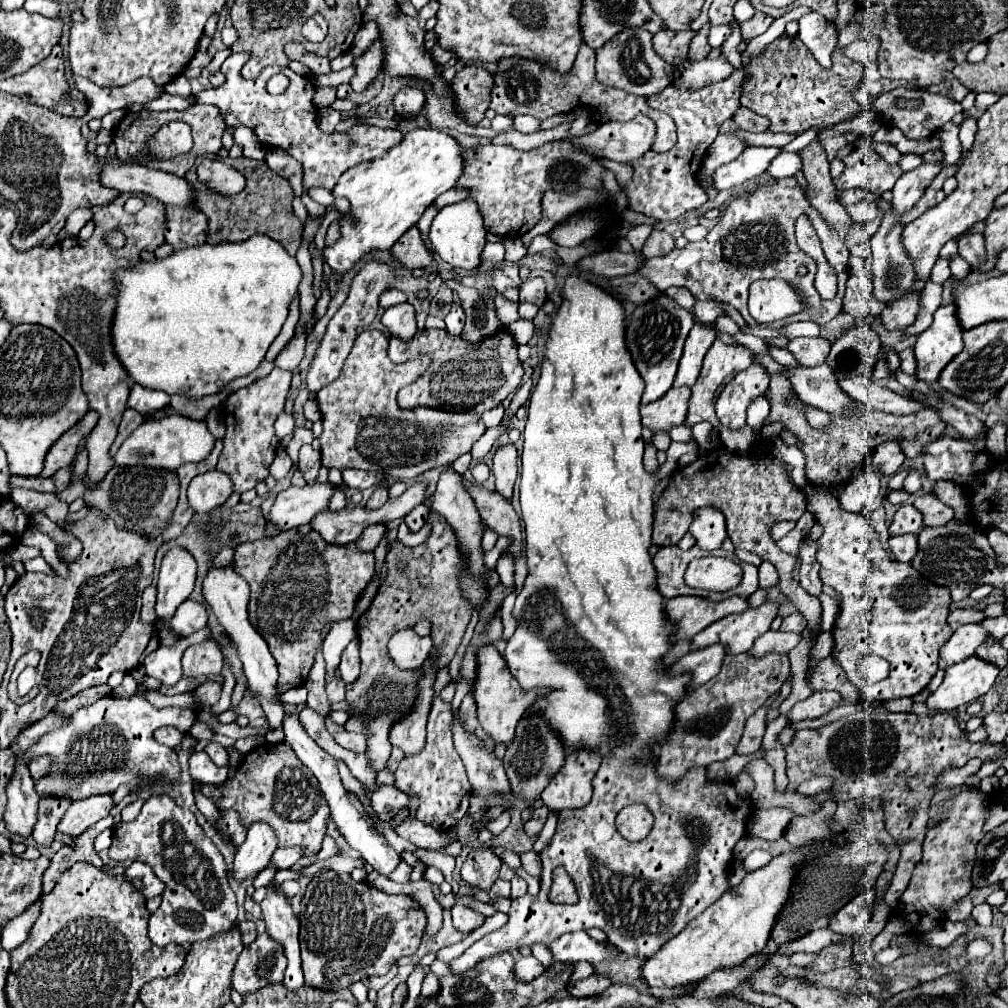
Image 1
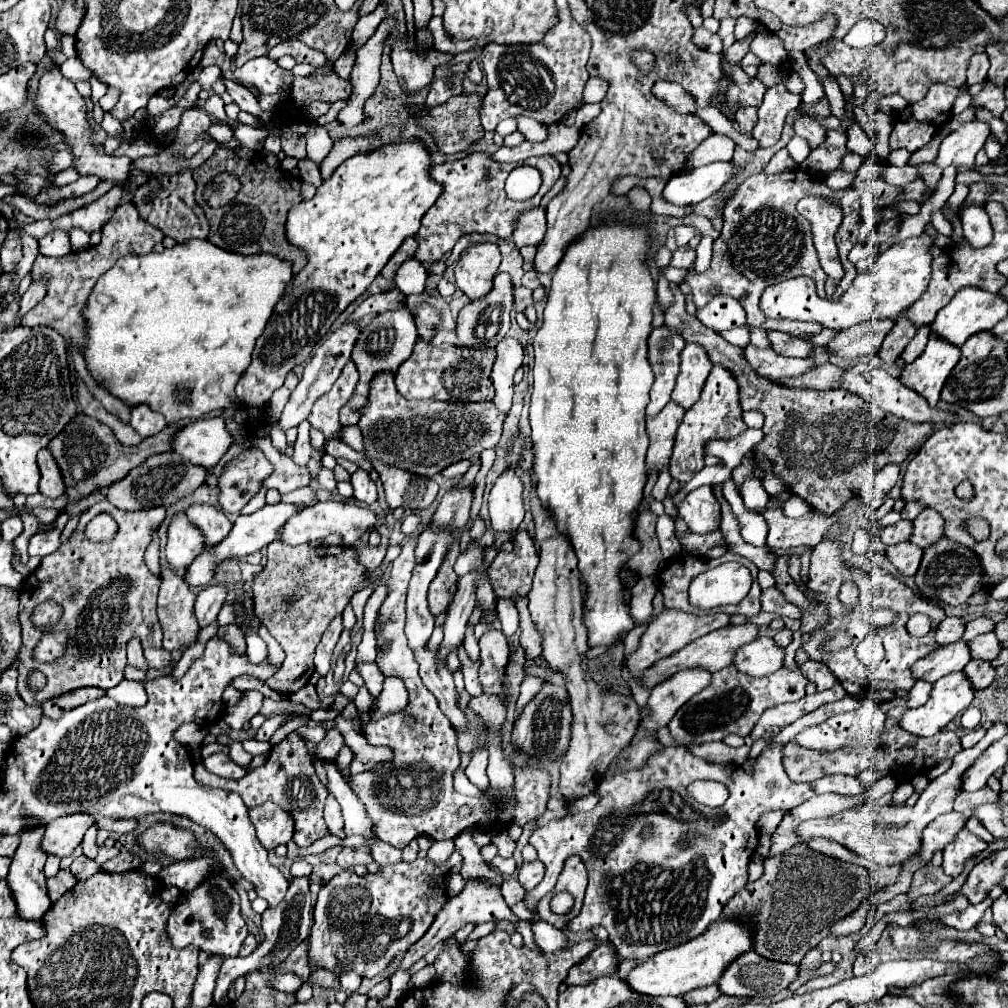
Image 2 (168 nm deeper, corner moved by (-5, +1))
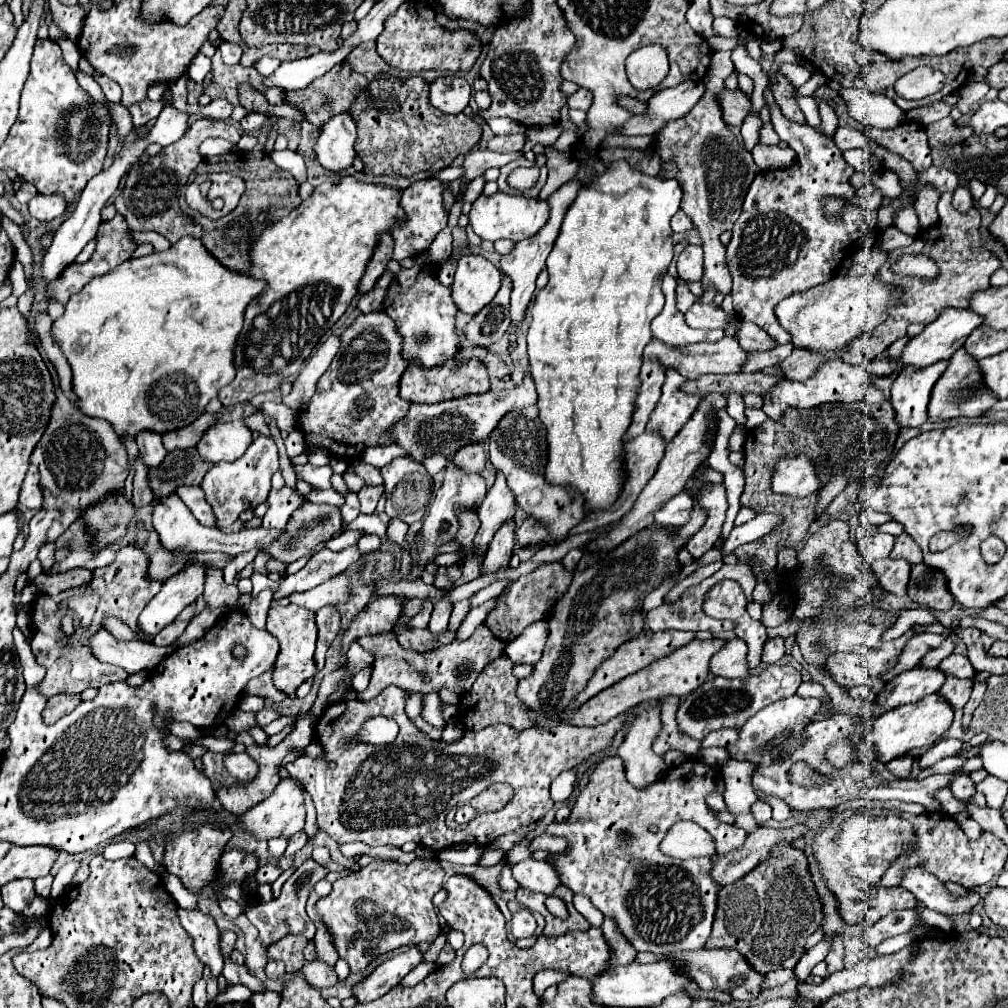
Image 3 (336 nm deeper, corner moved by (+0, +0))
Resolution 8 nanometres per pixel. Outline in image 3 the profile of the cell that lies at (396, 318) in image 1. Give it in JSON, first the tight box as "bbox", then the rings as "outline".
{"bbox":[297,311,409,485],"outline":[[[373,311],[367,315],[359,315],[353,321],[353,325],[343,331],[341,347],[339,347],[337,355],[333,357],[333,363],[317,381],[317,393],[305,405],[305,411],[299,413],[297,425],[305,433],[307,445],[323,447],[331,455],[351,461],[355,467],[355,473],[367,485],[383,485],[379,469],[373,465],[361,463],[359,457],[369,445],[391,443],[391,439],[385,431],[389,431],[399,419],[405,417],[405,413],[409,409],[409,401],[399,397],[399,377],[405,371],[405,367],[407,367],[407,363],[405,363],[405,359],[401,359],[401,335],[397,335],[397,325],[393,323],[393,319],[389,319],[389,315],[385,315],[385,311]]]}

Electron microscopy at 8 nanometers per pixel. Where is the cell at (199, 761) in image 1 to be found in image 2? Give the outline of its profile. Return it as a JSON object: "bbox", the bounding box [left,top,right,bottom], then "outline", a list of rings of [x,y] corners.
{"bbox":[204,752,246,778],"outline":[[[218,752],[218,754],[212,754],[208,758],[204,758],[204,766],[216,774],[216,776],[222,776],[222,778],[244,778],[246,776],[246,768],[238,766],[236,762],[232,762],[232,758],[224,752]]]}

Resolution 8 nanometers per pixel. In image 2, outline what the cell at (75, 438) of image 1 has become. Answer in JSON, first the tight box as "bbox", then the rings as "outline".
{"bbox":[38,448,64,498],"outline":[[[42,448],[38,452],[38,468],[40,468],[40,494],[46,498],[58,498],[64,494],[64,482],[62,474],[58,474],[58,466],[54,458],[50,458],[50,452]]]}

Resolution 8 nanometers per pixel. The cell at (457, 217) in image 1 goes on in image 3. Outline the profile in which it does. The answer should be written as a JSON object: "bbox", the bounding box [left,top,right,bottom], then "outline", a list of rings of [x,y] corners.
{"bbox":[453,255,501,315],"outline":[[[463,255],[453,277],[453,301],[469,315],[479,313],[493,301],[501,285],[499,269],[483,255]]]}

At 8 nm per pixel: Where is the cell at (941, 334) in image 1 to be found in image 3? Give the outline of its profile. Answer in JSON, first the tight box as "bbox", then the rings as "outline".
{"bbox":[891,363,949,427],"outline":[[[933,363],[925,371],[901,371],[891,387],[891,405],[903,427],[919,427],[927,421],[927,405],[933,385],[949,363]]]}

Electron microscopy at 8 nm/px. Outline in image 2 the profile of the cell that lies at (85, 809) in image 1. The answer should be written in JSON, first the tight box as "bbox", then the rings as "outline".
{"bbox":[40,814,92,858],"outline":[[[68,814],[62,818],[56,818],[46,826],[46,832],[42,836],[40,848],[44,854],[54,854],[58,858],[70,856],[74,848],[82,842],[84,832],[92,826],[90,818],[86,814]]]}

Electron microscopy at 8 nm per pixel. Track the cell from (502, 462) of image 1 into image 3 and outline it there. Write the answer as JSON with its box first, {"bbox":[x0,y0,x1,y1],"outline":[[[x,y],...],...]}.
{"bbox":[483,521,515,573],"outline":[[[515,521],[503,523],[501,529],[497,531],[497,535],[493,537],[489,551],[485,555],[485,567],[483,573],[491,573],[503,565],[509,565],[511,559],[511,551],[513,551],[513,541],[515,541]]]}

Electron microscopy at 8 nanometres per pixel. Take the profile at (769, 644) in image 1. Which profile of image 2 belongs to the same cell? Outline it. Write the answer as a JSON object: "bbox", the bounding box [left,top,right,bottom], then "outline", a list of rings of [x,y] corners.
{"bbox":[732,638,784,678],"outline":[[[756,638],[736,650],[732,666],[736,666],[736,670],[742,674],[762,678],[780,670],[782,660],[784,650],[778,650],[772,638]]]}

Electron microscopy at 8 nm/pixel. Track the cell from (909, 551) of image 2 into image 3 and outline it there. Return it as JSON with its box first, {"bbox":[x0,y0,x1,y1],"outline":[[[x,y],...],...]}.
{"bbox":[871,557,911,595],"outline":[[[885,557],[885,559],[873,561],[871,569],[873,569],[879,585],[885,591],[891,591],[895,595],[905,595],[907,581],[909,581],[909,571],[911,571],[911,565],[905,563],[905,559]]]}

